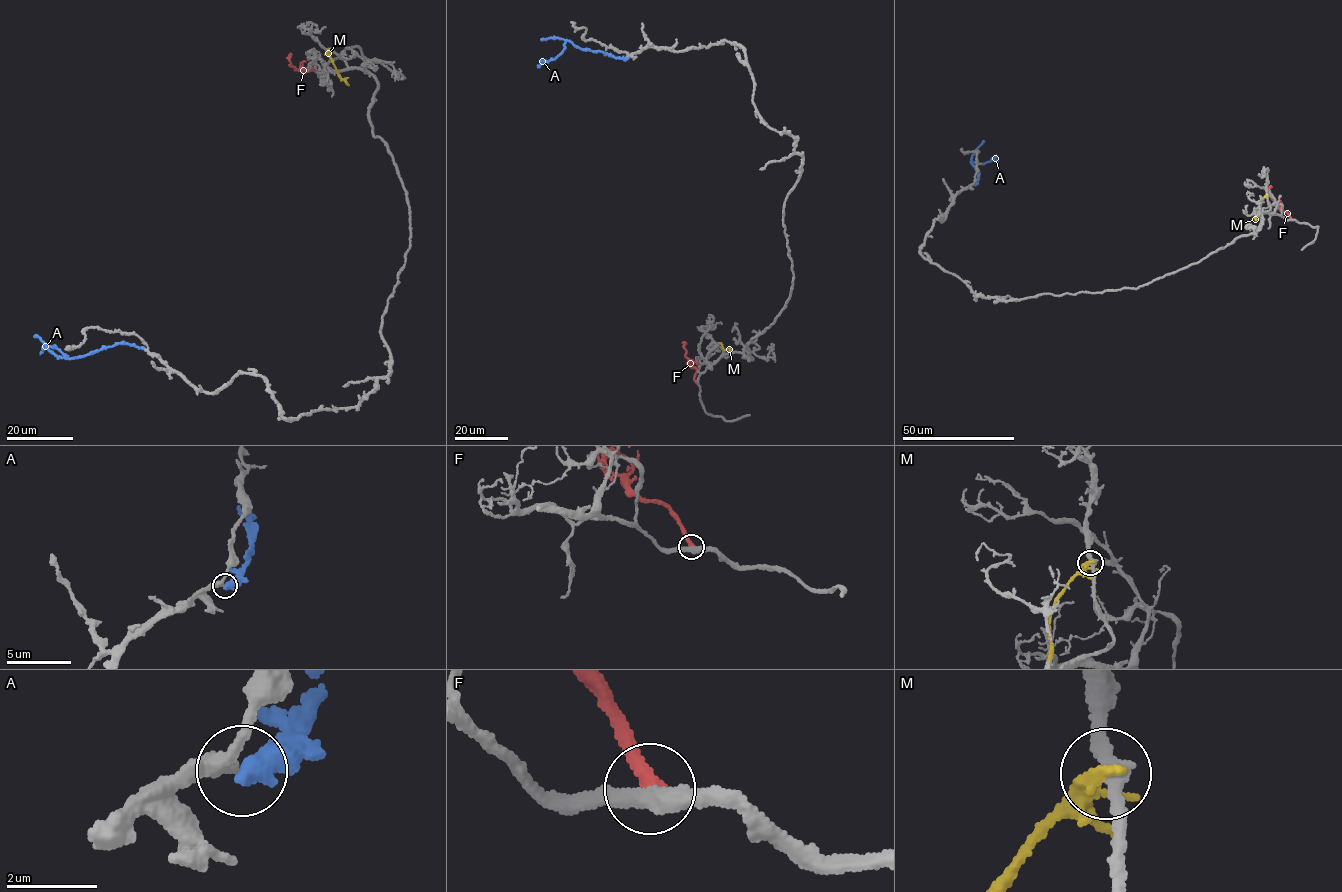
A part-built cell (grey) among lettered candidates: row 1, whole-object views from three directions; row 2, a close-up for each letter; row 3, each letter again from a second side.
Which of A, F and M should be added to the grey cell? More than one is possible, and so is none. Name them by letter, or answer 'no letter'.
no letter

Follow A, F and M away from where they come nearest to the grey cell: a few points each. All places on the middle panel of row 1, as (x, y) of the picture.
A: (628, 57), (615, 57), (575, 47), (567, 41), (563, 52), (537, 65)
F: (699, 385), (694, 379), (696, 369), (685, 355), (686, 342)
M: (717, 344), (730, 352)

